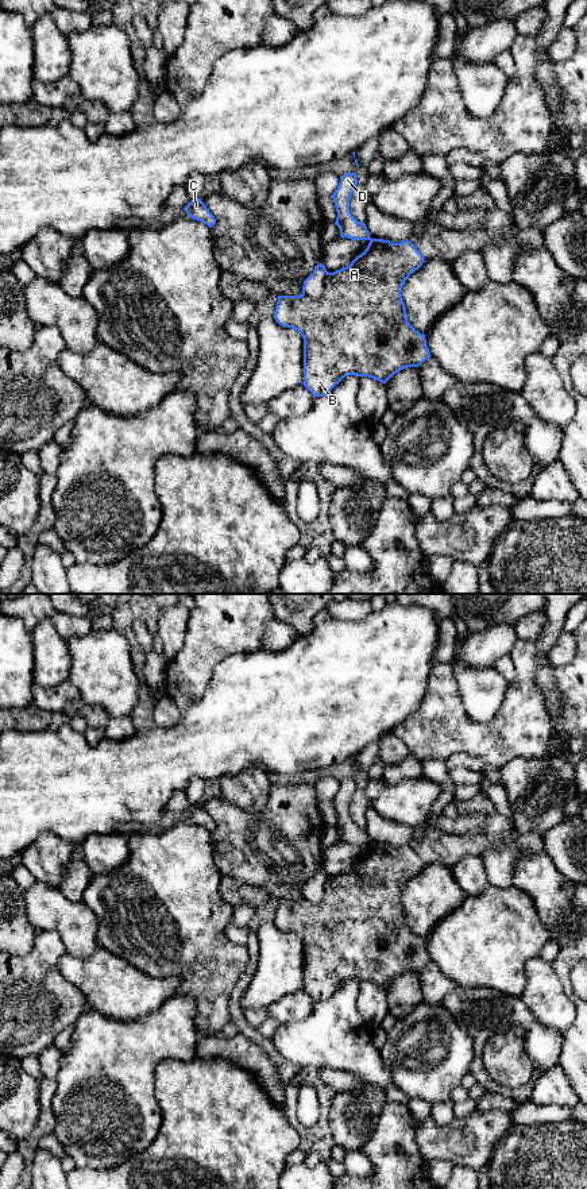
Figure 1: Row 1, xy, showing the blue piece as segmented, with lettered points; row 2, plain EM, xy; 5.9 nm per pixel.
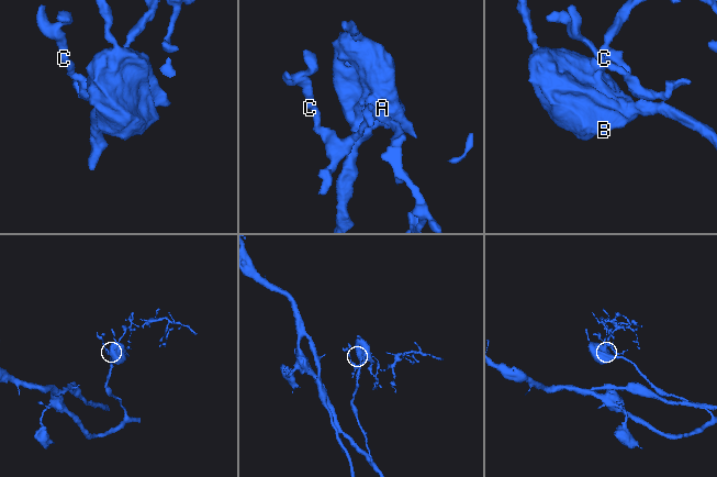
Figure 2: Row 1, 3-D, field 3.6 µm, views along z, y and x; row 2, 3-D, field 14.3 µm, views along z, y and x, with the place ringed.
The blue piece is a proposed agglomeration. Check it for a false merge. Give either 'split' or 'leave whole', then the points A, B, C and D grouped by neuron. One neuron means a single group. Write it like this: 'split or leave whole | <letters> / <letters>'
split | A B / C D

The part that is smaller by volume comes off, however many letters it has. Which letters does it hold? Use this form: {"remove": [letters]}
{"remove": ["C", "D"]}

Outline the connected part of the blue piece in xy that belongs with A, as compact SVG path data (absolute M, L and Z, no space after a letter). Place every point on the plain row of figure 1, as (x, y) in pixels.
M370 844L367 853L350 870L329 877L324 885L320 903L306 899L278 900L274 916L275 926L301 938L304 943L304 987L313 1001L324 1001L345 981L368 981L386 988L394 978L408 972L418 972L430 962L425 939L408 926L406 912L401 902L405 885L424 868L424 860L410 845L393 848Z

